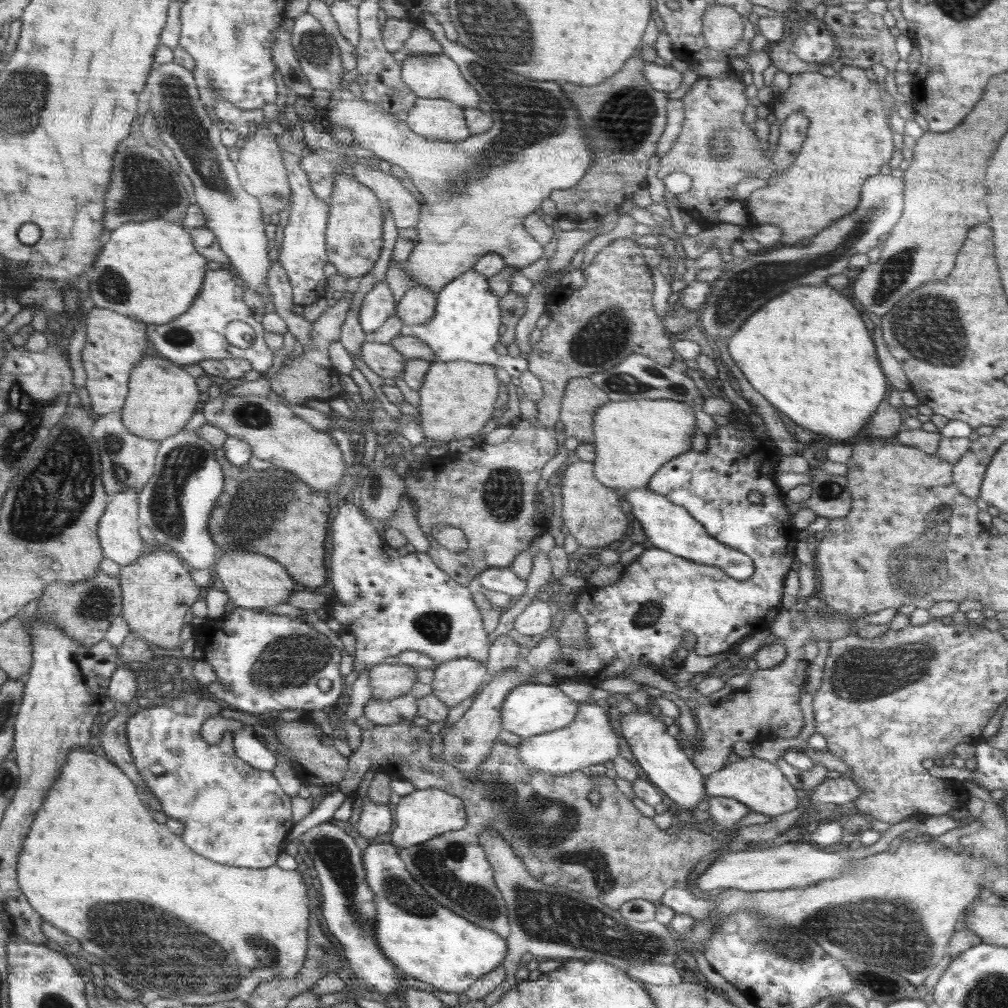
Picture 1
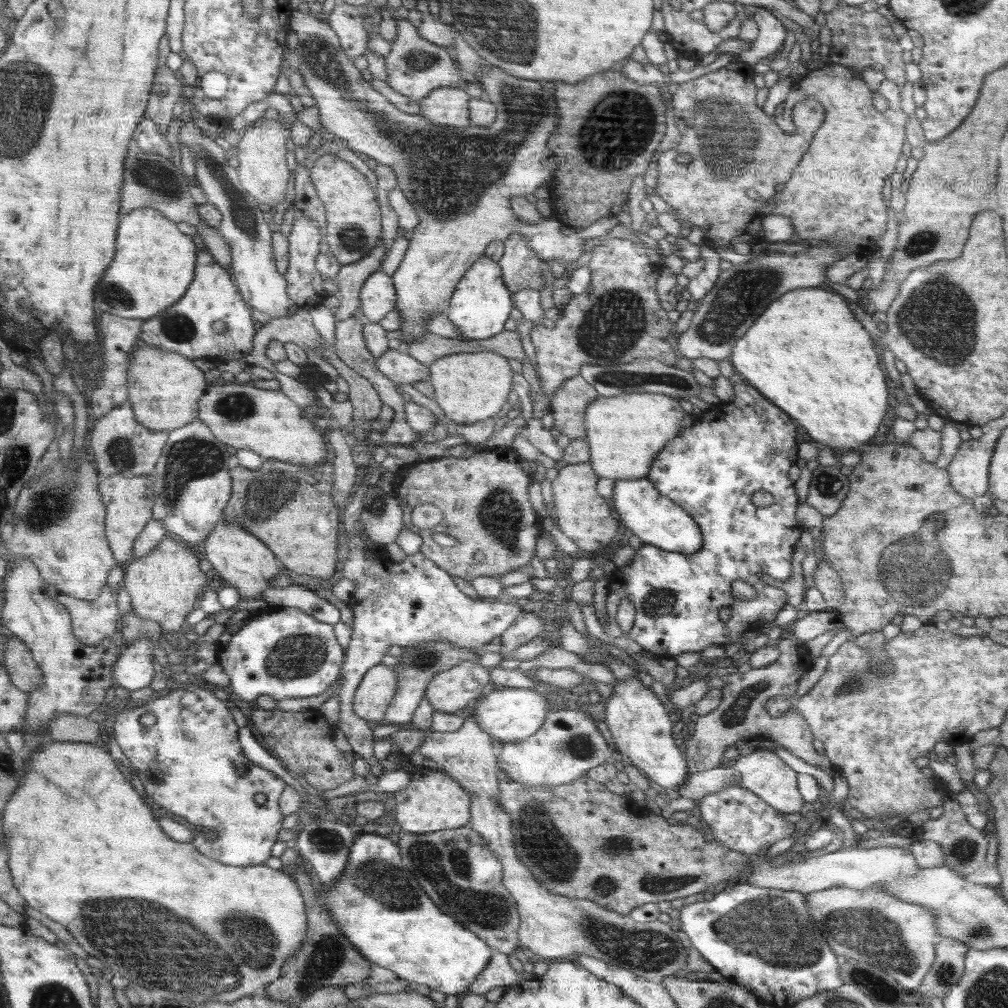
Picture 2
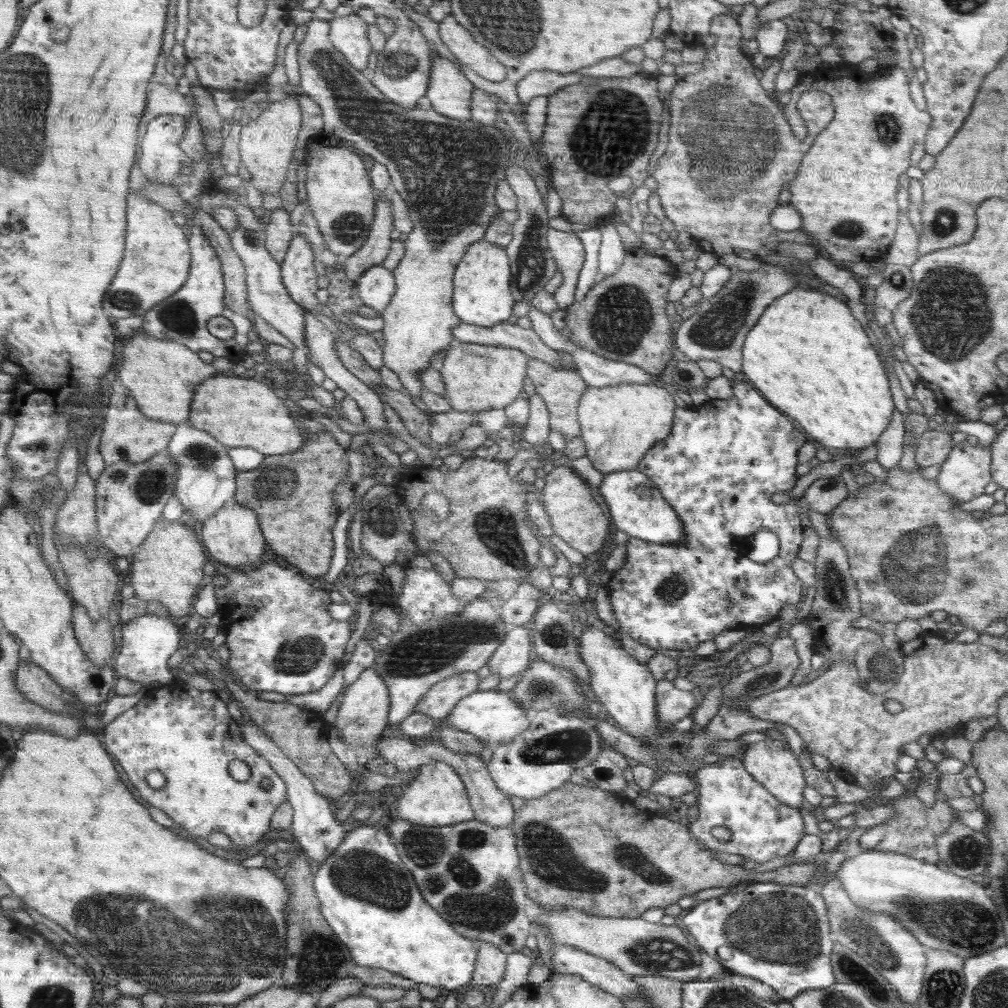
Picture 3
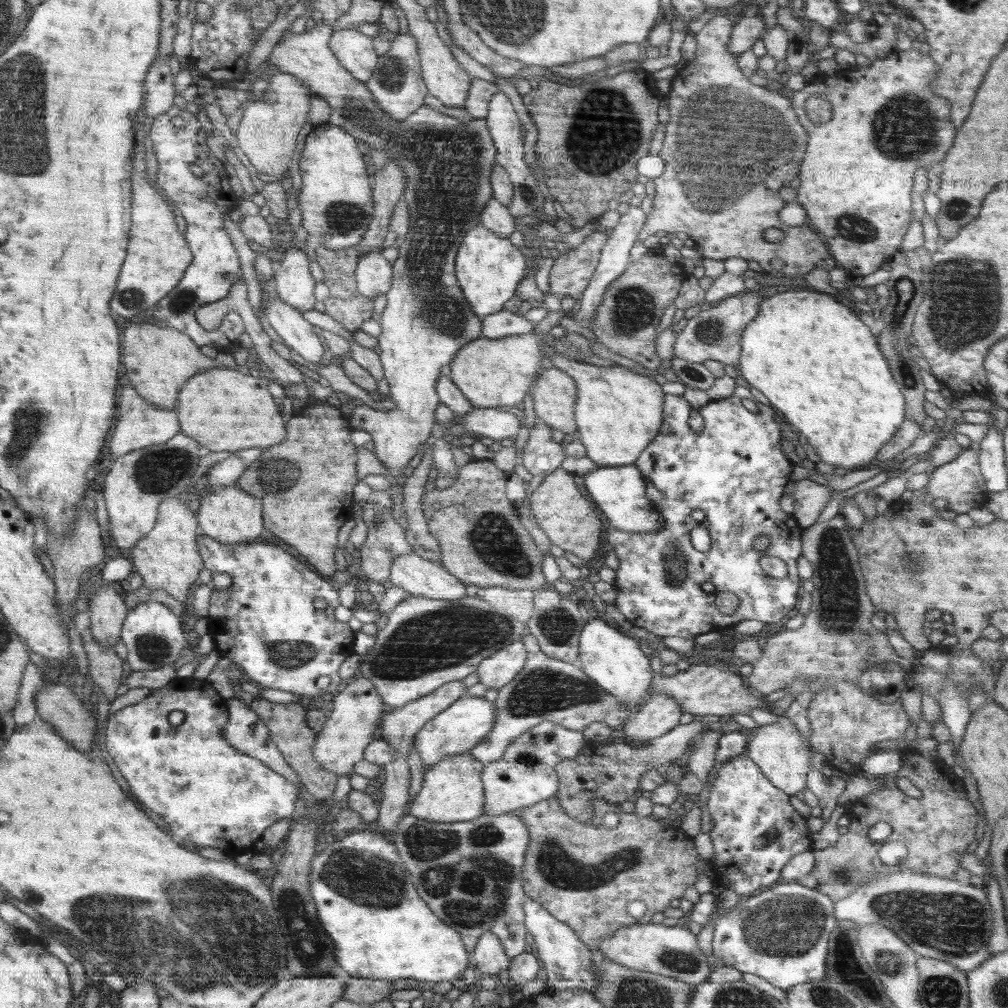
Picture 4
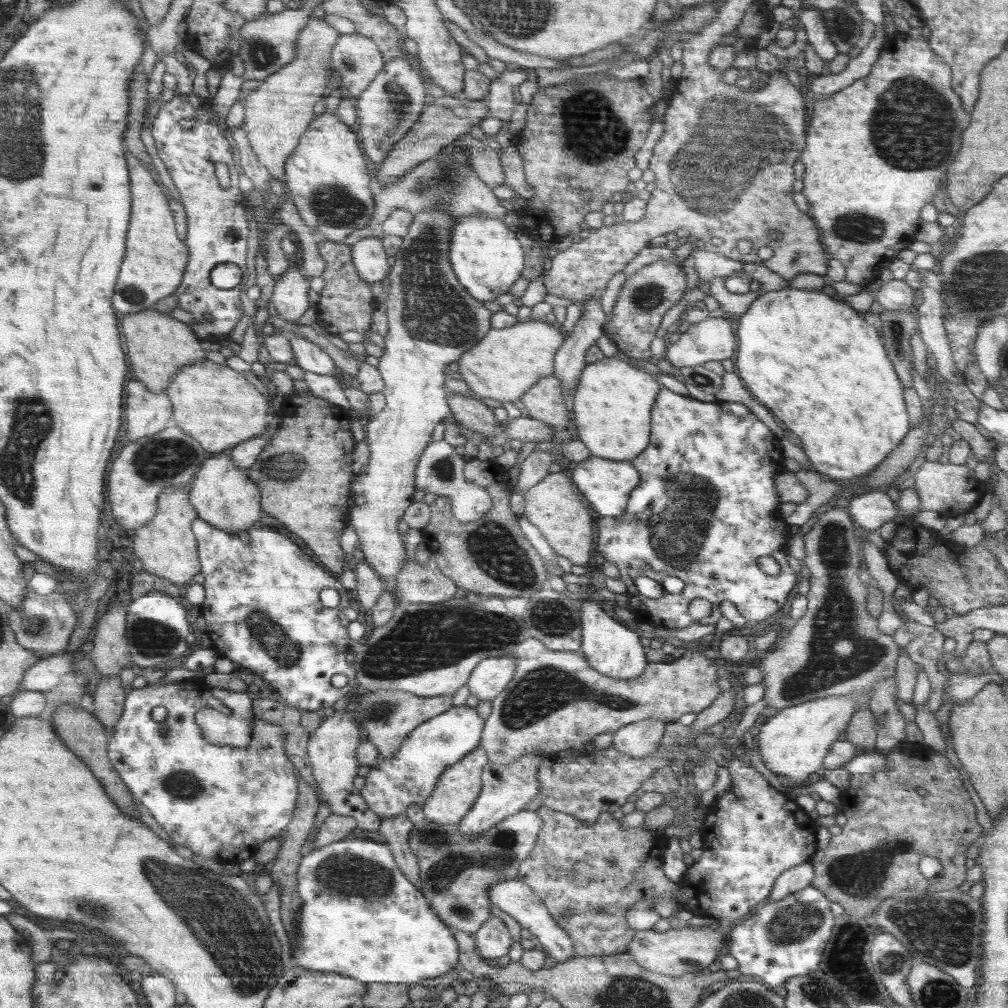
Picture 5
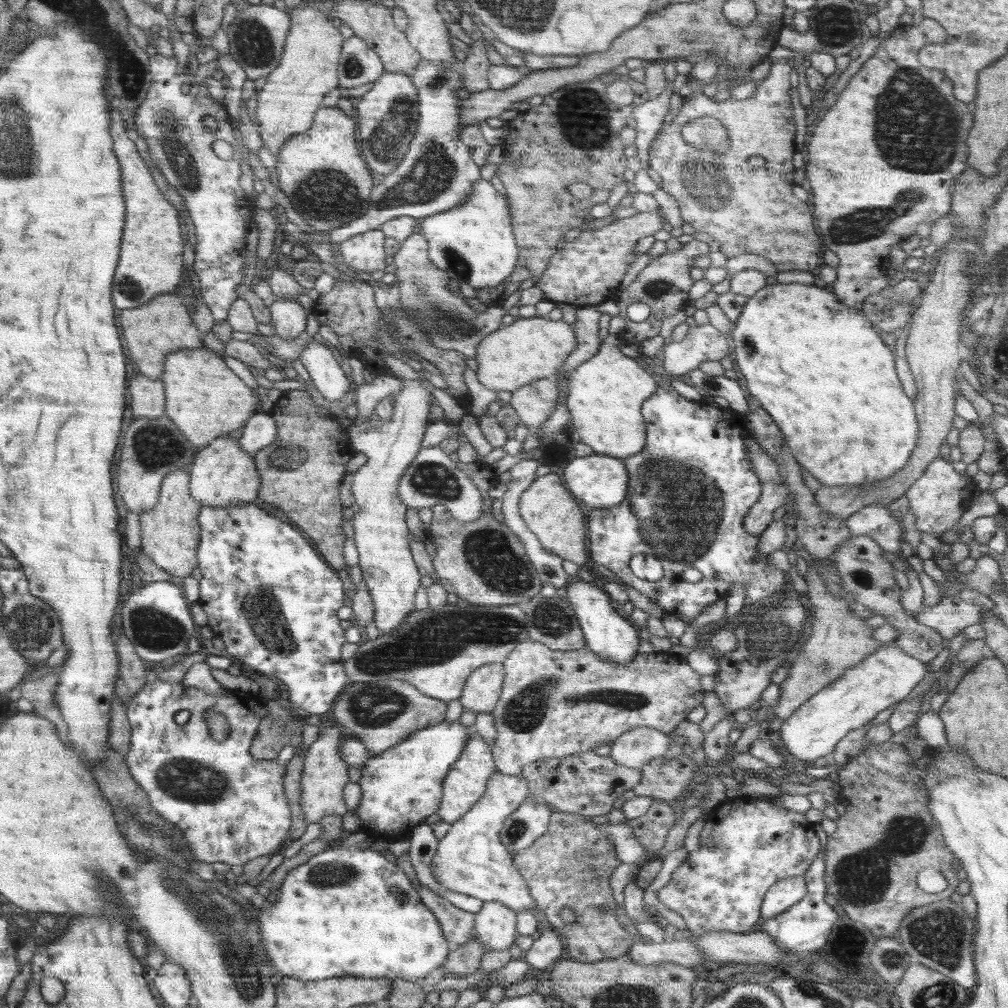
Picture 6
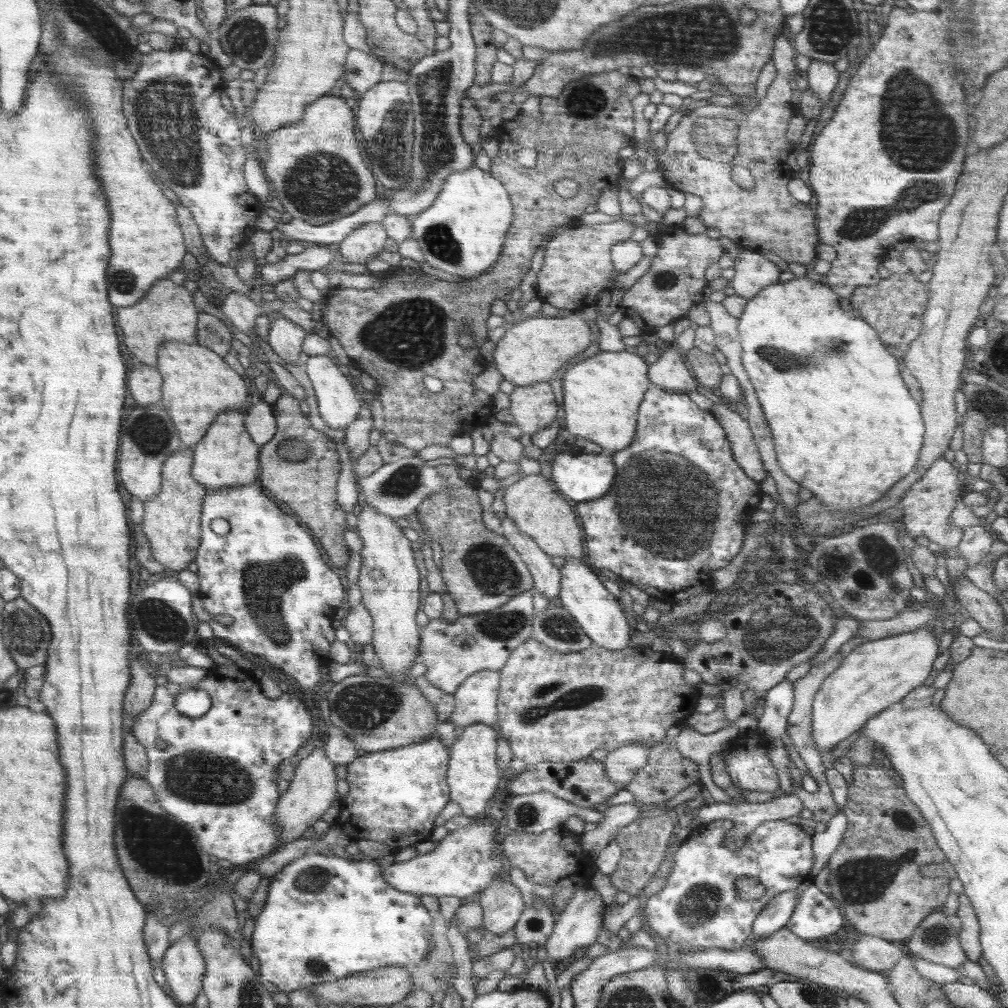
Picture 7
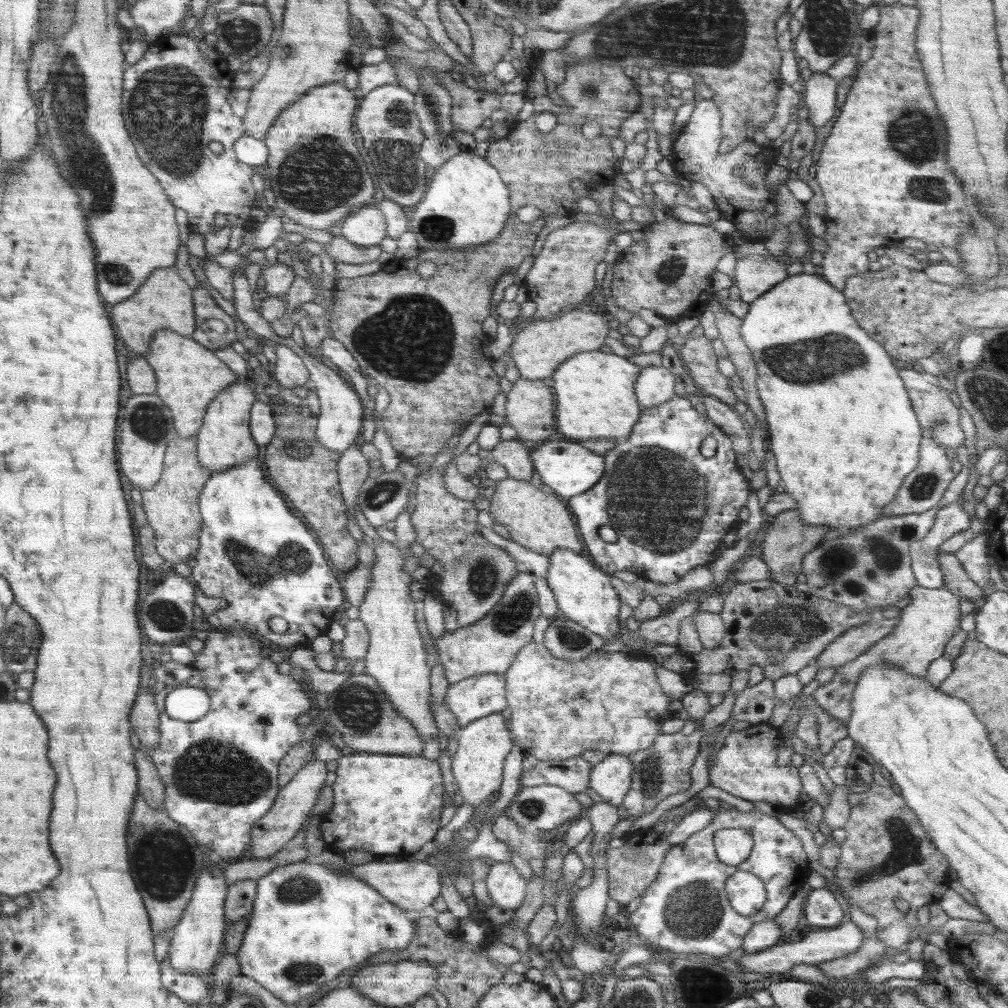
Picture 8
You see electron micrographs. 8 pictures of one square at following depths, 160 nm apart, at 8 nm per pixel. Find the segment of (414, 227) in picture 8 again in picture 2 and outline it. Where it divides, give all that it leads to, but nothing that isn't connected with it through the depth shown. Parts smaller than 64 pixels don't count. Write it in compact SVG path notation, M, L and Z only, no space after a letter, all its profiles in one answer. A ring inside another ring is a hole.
M485 254L476 260L467 270L462 280L455 286L455 294L451 297L447 317L461 330L456 339L461 341L484 340L504 332L504 324L510 318L512 306L508 286L505 285L499 261Z

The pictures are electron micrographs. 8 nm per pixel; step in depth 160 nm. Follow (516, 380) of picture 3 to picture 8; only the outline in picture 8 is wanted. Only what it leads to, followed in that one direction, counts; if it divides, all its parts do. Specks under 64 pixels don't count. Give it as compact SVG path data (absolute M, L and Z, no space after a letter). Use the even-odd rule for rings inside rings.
M589 307L577 308L576 310L562 313L559 317L552 320L528 320L526 325L520 326L517 331L514 331L513 343L509 348L509 352L518 368L522 379L538 380L546 377L551 377L552 373L568 358L574 357L576 354L580 354L588 351L600 351L600 348L604 346L604 340L608 336L610 328L608 328L608 320L602 316L602 309L591 311Z

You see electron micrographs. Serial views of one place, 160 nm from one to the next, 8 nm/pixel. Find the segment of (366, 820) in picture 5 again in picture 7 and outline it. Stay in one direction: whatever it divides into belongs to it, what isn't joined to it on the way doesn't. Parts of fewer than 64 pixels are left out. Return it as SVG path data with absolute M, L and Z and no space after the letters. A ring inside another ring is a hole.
M319 742L316 750L313 750L306 758L299 762L286 793L279 798L278 808L275 810L275 822L281 830L279 847L289 843L320 820L324 813L331 808L331 804L338 796L336 791L336 764L325 755L324 744Z

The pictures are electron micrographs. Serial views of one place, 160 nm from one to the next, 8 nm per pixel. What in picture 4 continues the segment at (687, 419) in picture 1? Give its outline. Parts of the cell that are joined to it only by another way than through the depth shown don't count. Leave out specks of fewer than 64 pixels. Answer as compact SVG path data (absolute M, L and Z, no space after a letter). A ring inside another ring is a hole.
M506 309L481 318L481 337L501 339L533 332L535 324ZM559 353L551 359L554 368L566 371L578 383L578 400L575 402L575 422L578 424L578 430L575 437L585 447L587 457L600 467L633 465L663 428L663 402L666 400L666 394L662 392L661 384L650 380L649 373L627 370L617 364L611 367L590 365Z

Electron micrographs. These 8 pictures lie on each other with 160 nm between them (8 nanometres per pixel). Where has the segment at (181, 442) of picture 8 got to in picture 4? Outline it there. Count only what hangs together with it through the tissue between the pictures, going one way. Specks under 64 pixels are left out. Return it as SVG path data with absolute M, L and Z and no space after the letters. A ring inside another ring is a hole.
M172 497L160 502L155 528L126 553L131 557L133 570L140 574L144 585L154 590L164 589L170 596L182 602L186 600L190 586L198 580L198 574L204 568L196 546L199 522L196 522L196 516L184 504L184 500Z

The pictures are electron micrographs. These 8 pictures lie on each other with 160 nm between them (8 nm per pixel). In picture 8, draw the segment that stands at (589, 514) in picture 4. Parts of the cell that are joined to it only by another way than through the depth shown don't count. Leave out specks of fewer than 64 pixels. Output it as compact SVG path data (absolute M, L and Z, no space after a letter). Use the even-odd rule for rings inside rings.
M511 477L498 481L495 488L489 512L494 524L506 526L512 541L546 556L561 548L581 552L582 542L578 540L572 514L568 512L568 506L558 500L557 495L544 494L530 482Z

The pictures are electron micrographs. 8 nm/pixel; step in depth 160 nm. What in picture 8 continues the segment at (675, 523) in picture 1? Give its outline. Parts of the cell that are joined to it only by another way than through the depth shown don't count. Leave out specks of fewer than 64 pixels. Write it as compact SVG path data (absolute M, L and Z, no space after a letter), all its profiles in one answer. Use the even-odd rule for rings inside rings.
M566 440L546 442L542 446L530 449L530 461L543 484L550 486L557 496L565 500L587 493L606 472L604 456L595 454L594 451L587 450L576 442L566 442Z

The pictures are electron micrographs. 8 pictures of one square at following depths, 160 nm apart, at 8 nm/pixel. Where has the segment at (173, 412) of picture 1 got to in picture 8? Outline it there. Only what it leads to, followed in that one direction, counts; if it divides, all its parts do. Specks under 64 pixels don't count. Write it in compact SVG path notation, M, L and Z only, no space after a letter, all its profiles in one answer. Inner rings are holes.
M169 266L168 270L156 269L156 274L143 282L140 294L136 298L127 298L128 302L119 302L111 305L111 319L116 325L117 334L124 340L134 352L147 353L154 340L154 334L160 329L170 329L188 337L194 332L194 308L192 308L192 292L190 286L178 276L175 266Z

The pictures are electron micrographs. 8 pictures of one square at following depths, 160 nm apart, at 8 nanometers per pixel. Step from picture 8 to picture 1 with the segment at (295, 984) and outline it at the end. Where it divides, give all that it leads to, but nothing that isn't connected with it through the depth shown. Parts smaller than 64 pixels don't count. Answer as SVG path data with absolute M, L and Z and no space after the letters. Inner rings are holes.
M388 840L371 842L363 850L363 866L379 912L376 943L406 978L428 983L438 991L460 994L506 960L507 940L435 902L415 881L397 847Z

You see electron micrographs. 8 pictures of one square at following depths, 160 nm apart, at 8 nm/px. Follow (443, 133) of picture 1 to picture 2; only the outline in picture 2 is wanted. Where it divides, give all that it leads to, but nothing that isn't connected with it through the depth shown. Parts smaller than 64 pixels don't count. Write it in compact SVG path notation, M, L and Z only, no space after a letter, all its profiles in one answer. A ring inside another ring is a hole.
M440 88L418 102L420 114L435 125L468 128L470 121L470 97L462 88Z

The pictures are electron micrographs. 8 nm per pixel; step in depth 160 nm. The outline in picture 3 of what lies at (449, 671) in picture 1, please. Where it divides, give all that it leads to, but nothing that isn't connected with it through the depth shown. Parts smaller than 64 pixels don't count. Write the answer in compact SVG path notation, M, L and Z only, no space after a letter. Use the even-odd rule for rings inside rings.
M459 672L440 681L416 704L415 712L439 721L451 714L464 697L475 693L481 680L475 672Z

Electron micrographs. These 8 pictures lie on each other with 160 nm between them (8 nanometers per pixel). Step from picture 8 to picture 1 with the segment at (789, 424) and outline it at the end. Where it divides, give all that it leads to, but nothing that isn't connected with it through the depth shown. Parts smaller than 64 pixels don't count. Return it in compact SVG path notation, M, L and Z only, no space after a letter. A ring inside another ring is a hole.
M798 286L778 298L772 298L760 314L752 314L751 318L752 322L748 322L736 338L729 338L727 347L732 360L754 390L796 425L814 431L832 443L846 440L854 443L878 405L887 399L887 377L876 360L876 350L860 312L848 298L830 286Z

